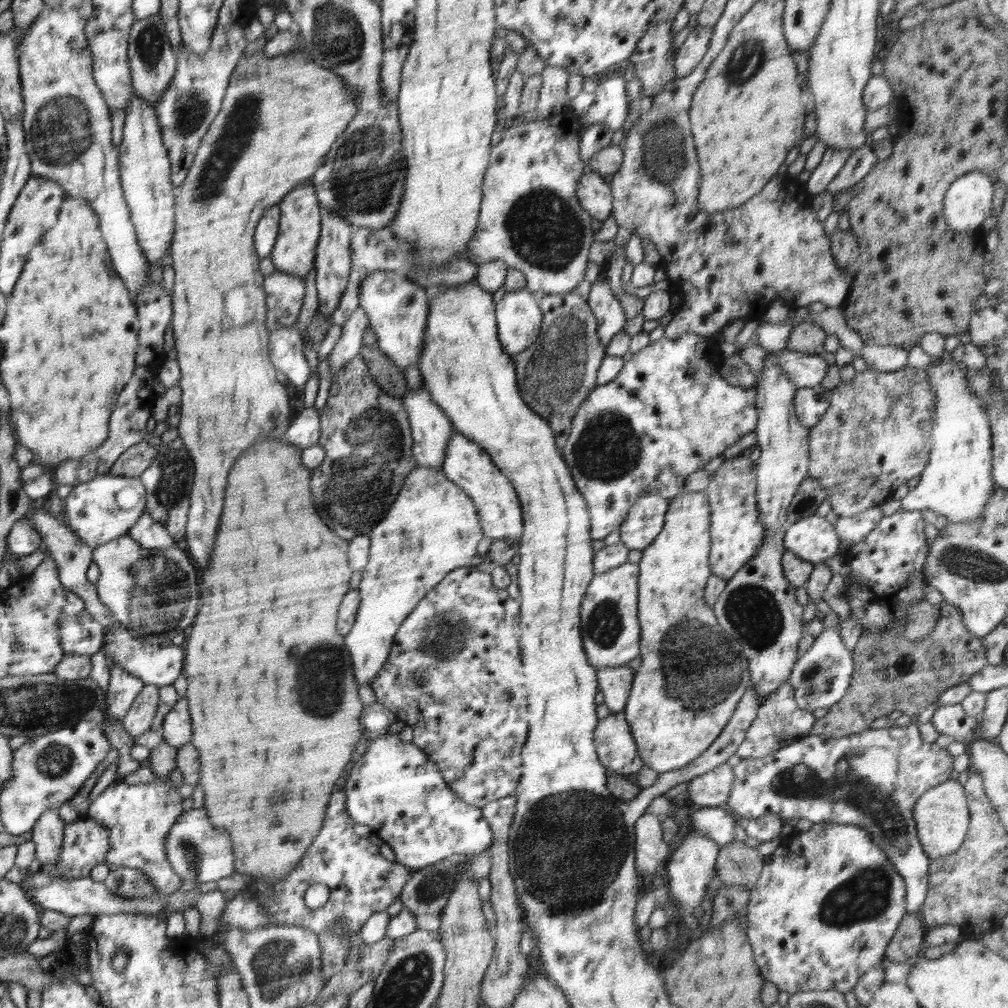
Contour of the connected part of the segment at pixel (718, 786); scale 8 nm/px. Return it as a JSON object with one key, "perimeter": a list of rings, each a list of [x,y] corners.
{"perimeter":[[[727,762],[722,763],[685,784],[683,789],[688,792],[688,803],[699,804],[701,807],[724,806],[733,788],[732,769]]]}

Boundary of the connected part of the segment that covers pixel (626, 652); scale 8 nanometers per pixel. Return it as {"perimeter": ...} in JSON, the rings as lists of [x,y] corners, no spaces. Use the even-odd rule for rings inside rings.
{"perimeter":[[[626,561],[624,564],[595,574],[588,584],[580,608],[580,635],[588,663],[598,670],[600,667],[626,665],[640,654],[640,620],[638,620],[638,577],[639,564]]]}

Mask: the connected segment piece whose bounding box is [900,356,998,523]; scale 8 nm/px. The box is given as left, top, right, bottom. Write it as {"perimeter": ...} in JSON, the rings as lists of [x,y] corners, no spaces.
{"perimeter":[[[940,357],[940,362],[936,362],[936,364],[930,364],[930,366],[926,367],[926,371],[928,371],[928,381],[930,381],[930,385],[932,385],[932,389],[934,389],[934,393],[936,393],[936,408],[934,408],[934,416],[932,416],[932,430],[930,430],[930,454],[929,454],[929,462],[925,467],[923,474],[919,477],[919,480],[916,483],[914,488],[910,489],[910,492],[900,500],[902,506],[900,506],[901,511],[934,511],[936,514],[940,514],[940,516],[944,516],[944,518],[948,519],[950,523],[972,523],[976,521],[978,516],[980,516],[980,512],[985,510],[985,507],[989,504],[989,501],[993,498],[993,495],[997,492],[998,487],[993,480],[992,470],[993,470],[993,454],[992,454],[992,429],[990,429],[990,423],[988,420],[988,416],[983,408],[983,401],[968,388],[968,376],[962,372],[962,369],[954,364],[954,359]]]}

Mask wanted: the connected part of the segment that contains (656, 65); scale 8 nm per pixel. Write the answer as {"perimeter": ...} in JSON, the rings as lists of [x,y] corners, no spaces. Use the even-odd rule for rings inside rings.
{"perimeter":[[[672,21],[651,25],[629,57],[634,64],[636,77],[640,78],[643,97],[656,97],[666,83],[676,80],[674,55],[671,54],[673,36]]]}

